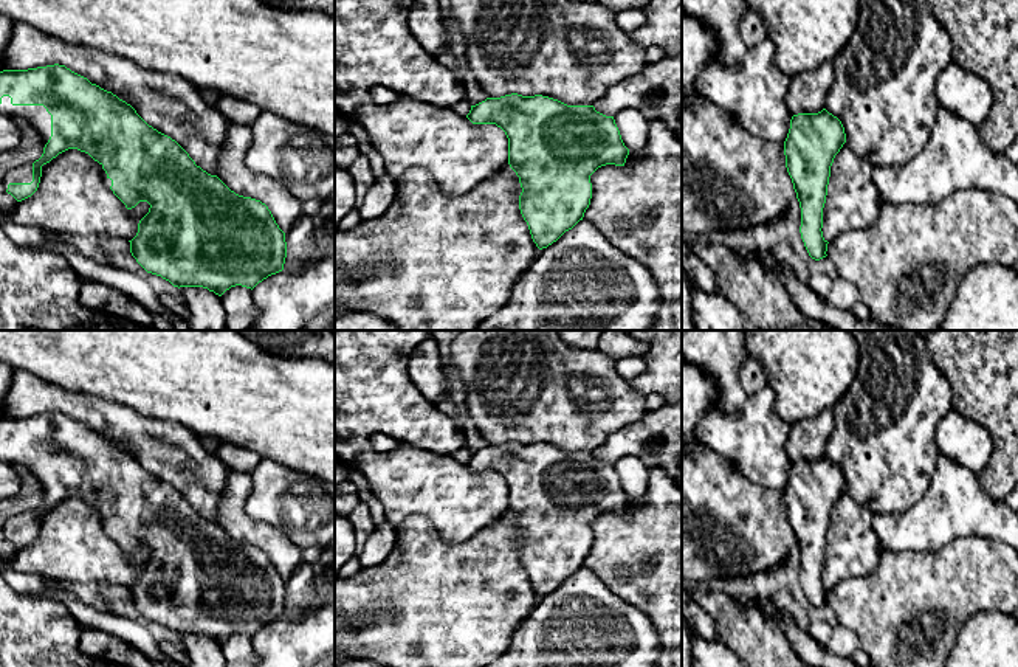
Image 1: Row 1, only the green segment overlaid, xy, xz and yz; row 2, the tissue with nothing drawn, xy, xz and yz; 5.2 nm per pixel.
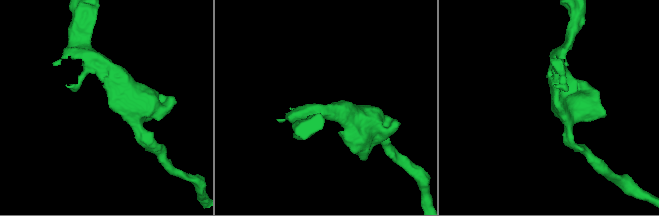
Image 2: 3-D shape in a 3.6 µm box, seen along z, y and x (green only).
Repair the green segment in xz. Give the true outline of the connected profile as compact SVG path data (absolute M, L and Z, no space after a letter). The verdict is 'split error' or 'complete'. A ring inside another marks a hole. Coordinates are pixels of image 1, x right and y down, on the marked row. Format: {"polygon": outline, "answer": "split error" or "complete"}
{"polygon": "M511 93L500 98L487 98L471 105L466 118L473 124L496 124L505 132L508 138L508 164L519 177L522 188L519 209L539 250L556 242L566 231L583 220L592 199L590 175L606 164L624 166L629 155L614 116L597 112L593 105L567 105L542 95L522 96Z", "answer": "complete"}

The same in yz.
{"polygon": "M823 109L818 113L798 113L790 119L784 141L786 168L801 208L801 239L815 261L826 257L823 208L827 195L831 166L846 143L841 121Z", "answer": "complete"}

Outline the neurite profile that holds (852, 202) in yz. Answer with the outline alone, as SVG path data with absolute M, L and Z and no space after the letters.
M846 143L831 166L823 237L831 242L848 230L871 226L880 216L883 199L872 178L874 168Z

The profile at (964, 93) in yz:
M951 62L937 78L934 93L939 107L948 109L976 127L992 107L992 90L979 76Z

